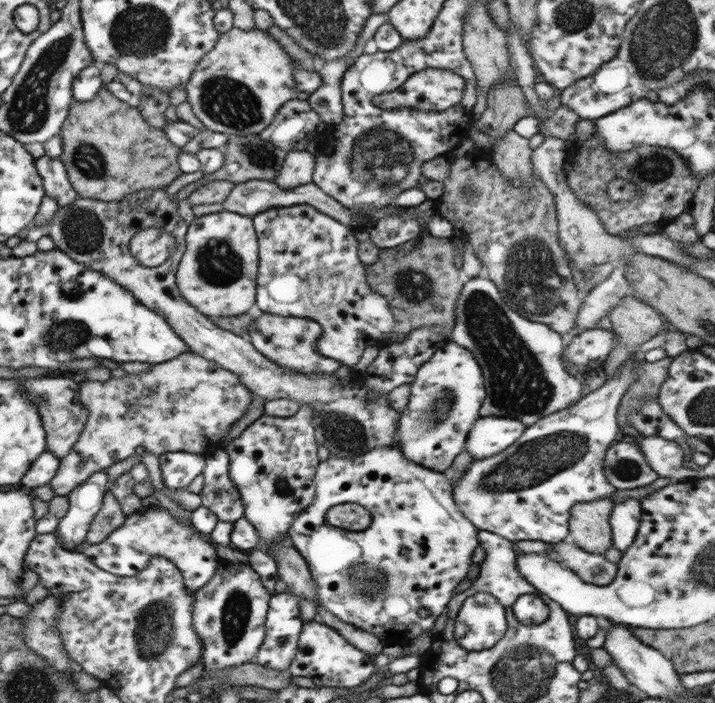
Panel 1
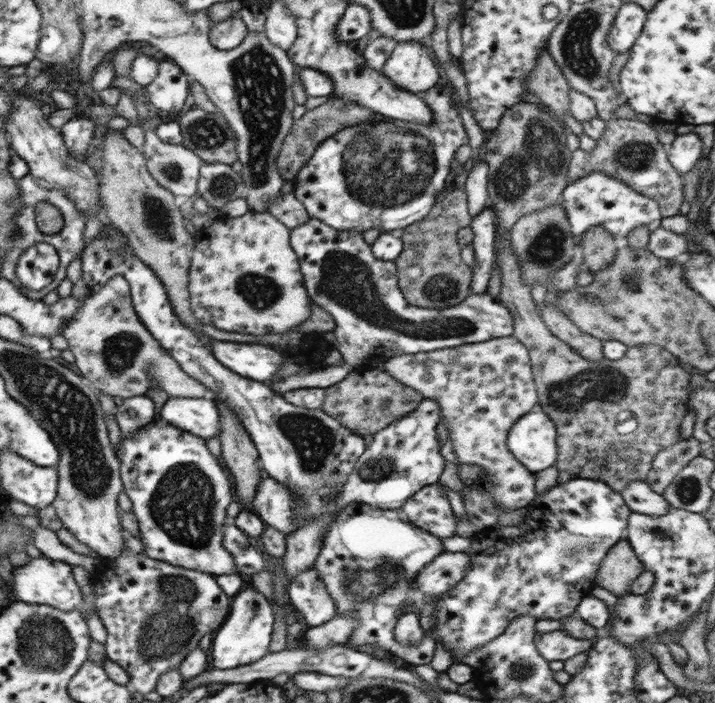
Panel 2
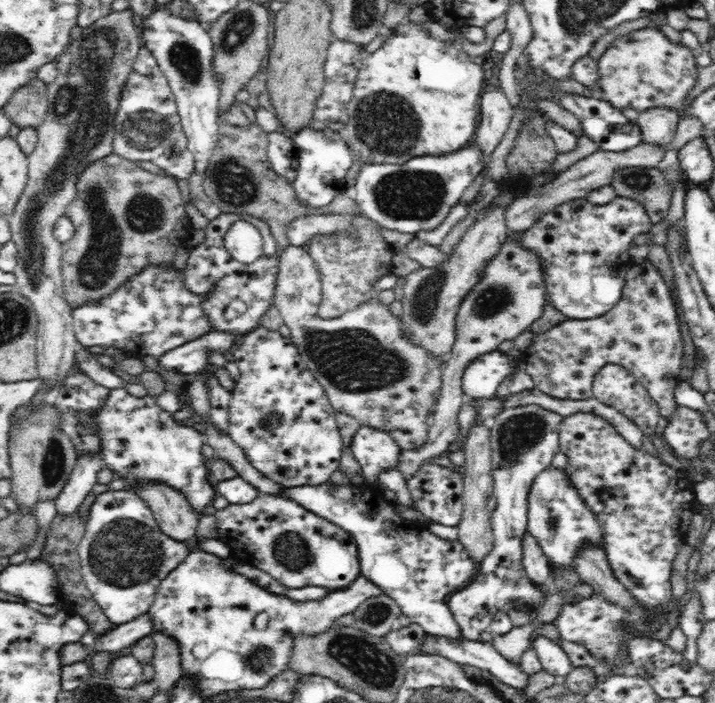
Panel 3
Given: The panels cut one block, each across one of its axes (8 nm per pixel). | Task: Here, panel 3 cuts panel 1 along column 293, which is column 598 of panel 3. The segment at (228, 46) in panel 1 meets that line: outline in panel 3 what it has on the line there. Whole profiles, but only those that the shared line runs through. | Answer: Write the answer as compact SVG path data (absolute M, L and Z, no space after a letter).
M657 27L633 30L626 35L616 36L612 44L600 56L597 61L598 80L591 88L591 98L605 101L620 111L632 108L639 114L650 108L678 110L685 104L689 93L697 86L698 66L692 51L686 45L672 43Z

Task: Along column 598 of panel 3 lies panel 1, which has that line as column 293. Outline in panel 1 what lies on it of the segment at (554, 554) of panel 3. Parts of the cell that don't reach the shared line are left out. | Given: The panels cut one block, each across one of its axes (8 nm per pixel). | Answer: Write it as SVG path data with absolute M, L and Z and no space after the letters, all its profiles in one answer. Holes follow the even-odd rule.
M377 446L372 450L368 450L360 456L354 458L338 458L330 454L326 461L319 461L317 471L315 474L315 497L313 503L304 512L301 512L292 523L289 538L293 542L294 548L304 558L308 564L308 569L314 582L316 582L316 596L318 602L331 612L334 616L338 617L342 622L354 626L364 632L368 632L379 638L384 646L402 646L407 647L415 638L420 637L425 632L432 632L437 619L446 610L450 604L450 600L454 598L455 588L467 579L469 568L472 564L472 556L479 546L477 534L479 529L476 528L458 508L453 497L452 480L446 478L444 473L430 470L428 467L417 465L415 462L410 462L404 458L400 448L391 448L388 446ZM345 502L354 502L364 506L372 517L372 522L364 529L364 532L348 532L346 529L334 527L330 525L324 515L327 510L336 504L344 504ZM426 608L430 610L430 616L427 618L420 618L420 610Z

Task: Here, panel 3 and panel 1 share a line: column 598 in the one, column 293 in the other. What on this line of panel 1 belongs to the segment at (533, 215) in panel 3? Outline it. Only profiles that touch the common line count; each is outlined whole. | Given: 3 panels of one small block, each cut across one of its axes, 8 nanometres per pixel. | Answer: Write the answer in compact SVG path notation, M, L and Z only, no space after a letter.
M298 150L288 151L286 154L284 164L274 183L282 189L291 189L312 182L316 164L314 155Z

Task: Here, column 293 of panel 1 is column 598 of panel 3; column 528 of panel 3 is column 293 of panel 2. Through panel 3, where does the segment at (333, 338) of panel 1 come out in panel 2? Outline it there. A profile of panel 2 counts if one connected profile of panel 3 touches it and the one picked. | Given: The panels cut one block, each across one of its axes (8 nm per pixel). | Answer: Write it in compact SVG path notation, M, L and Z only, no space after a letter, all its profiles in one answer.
M310 217L305 224L291 229L289 241L299 258L309 299L334 319L334 348L342 355L344 363L324 364L318 372L299 372L269 383L270 388L279 395L288 391L325 390L344 380L350 371L369 358L386 360L408 354L430 353L513 334L511 310L499 296L487 292L472 293L459 305L447 309L412 306L400 290L395 261L377 259L372 254L370 242L364 240L361 232L339 231Z

